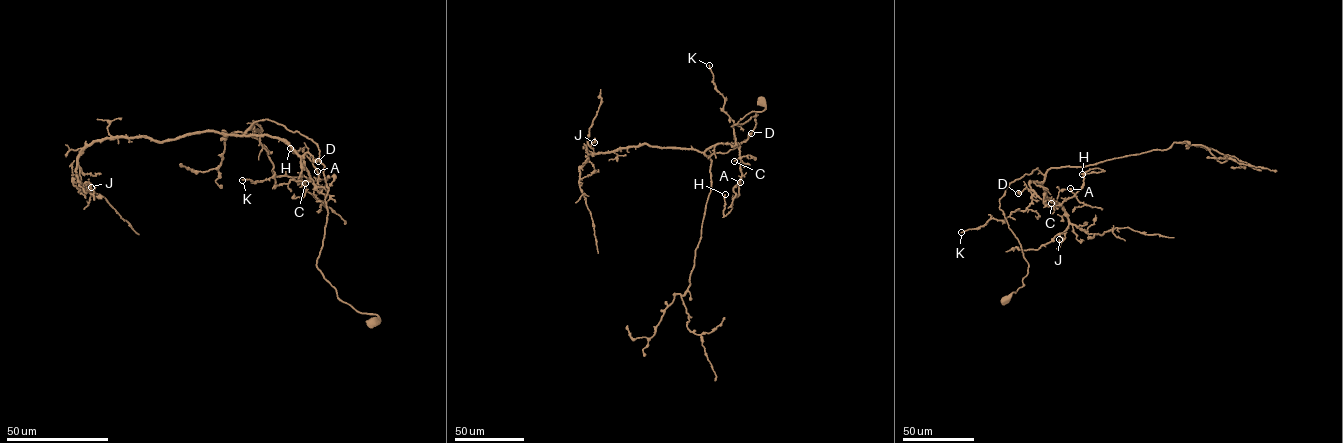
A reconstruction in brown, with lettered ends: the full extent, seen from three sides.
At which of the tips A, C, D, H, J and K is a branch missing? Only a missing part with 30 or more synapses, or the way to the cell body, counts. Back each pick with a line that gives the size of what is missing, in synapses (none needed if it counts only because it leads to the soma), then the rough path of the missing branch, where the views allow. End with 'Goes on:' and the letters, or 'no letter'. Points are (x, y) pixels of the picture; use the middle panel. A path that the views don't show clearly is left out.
Goes on: no letter

